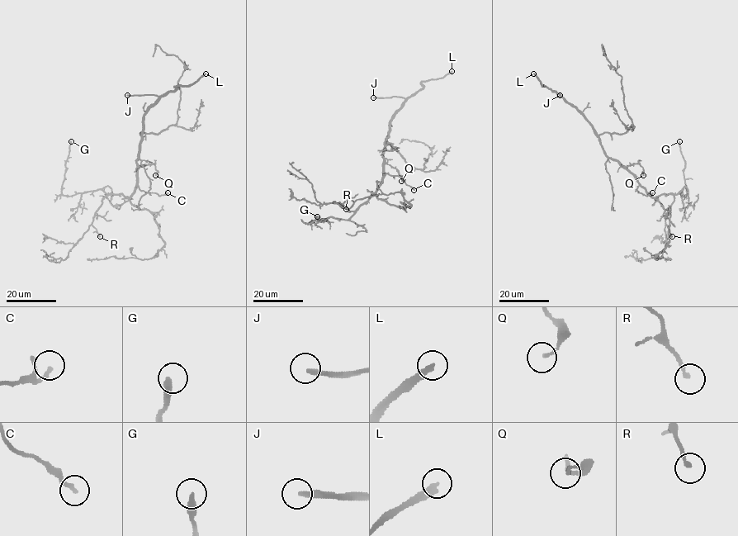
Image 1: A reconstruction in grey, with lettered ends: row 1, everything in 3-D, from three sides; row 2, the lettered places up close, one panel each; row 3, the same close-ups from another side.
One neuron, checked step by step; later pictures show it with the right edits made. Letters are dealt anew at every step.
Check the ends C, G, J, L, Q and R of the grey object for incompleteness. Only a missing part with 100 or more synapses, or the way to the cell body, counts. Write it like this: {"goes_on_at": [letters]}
{"goes_on_at": ["J", "L"]}

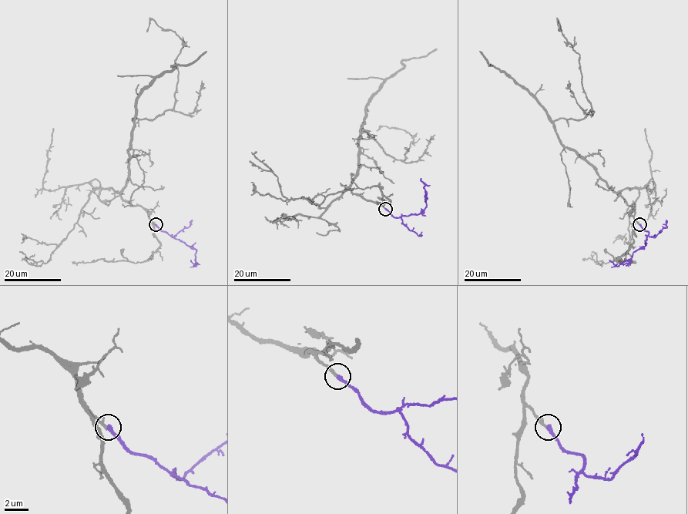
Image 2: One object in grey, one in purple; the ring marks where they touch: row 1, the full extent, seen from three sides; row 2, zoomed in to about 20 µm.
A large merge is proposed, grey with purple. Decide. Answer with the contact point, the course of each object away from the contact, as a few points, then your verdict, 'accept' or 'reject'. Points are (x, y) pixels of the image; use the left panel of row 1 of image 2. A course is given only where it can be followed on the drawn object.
at (156, 224); grey runs (155, 224), (120, 192), (132, 119), (153, 119), (173, 106), (183, 42), (152, 20), (146, 31); purple runs (156, 224), (161, 230), (196, 250), (194, 266), (190, 260); accept

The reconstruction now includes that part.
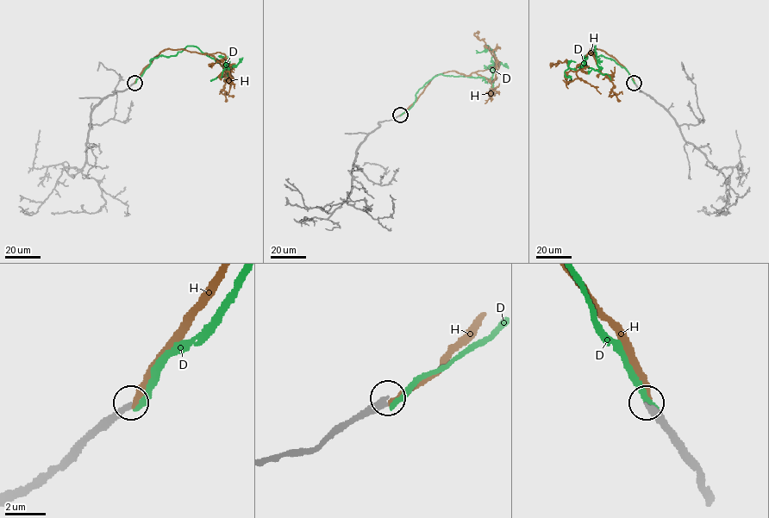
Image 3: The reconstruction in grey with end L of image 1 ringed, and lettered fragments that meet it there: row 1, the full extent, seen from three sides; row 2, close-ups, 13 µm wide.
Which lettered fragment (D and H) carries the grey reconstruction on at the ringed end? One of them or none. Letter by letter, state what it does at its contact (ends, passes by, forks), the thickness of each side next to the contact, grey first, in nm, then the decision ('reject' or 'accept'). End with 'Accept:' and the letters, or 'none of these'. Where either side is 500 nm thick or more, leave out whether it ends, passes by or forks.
D: it ends there; 320 nm thick on the grey side, 280 nm on the other; reject
H: it ends there; 340 nm thick on the grey side, 280 nm on the other; accept
Accept: H

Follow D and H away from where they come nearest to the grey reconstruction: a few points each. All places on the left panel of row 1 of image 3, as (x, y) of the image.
D: (134, 83), (151, 59), (175, 55), (187, 46), (196, 46), (226, 70), (223, 65), (227, 66), (210, 80)
H: (134, 83), (154, 58), (168, 48), (220, 52), (230, 66), (226, 71), (218, 61), (209, 64), (212, 67)

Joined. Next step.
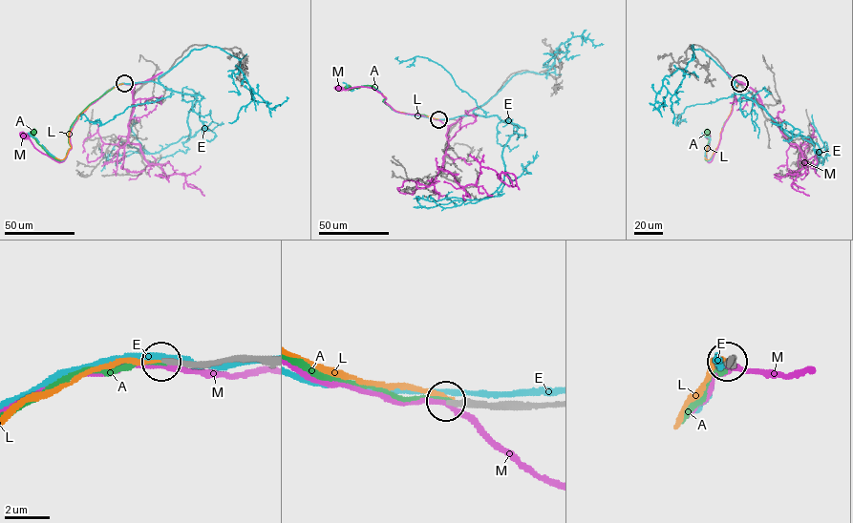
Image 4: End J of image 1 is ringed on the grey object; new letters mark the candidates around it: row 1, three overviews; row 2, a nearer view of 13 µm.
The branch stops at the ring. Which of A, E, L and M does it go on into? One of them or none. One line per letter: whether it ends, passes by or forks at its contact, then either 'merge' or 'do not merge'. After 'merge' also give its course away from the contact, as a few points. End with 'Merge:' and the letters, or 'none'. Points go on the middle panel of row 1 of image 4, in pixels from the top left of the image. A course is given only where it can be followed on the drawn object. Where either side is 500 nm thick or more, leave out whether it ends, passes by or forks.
A: it ends there; merge; it runs (439, 119), (392, 109), (383, 101), (385, 98), (380, 93), (370, 85), (347, 87)
E: it passes by; do not merge
L: it ends there; do not merge
M: it passes by; do not merge
Merge: A

